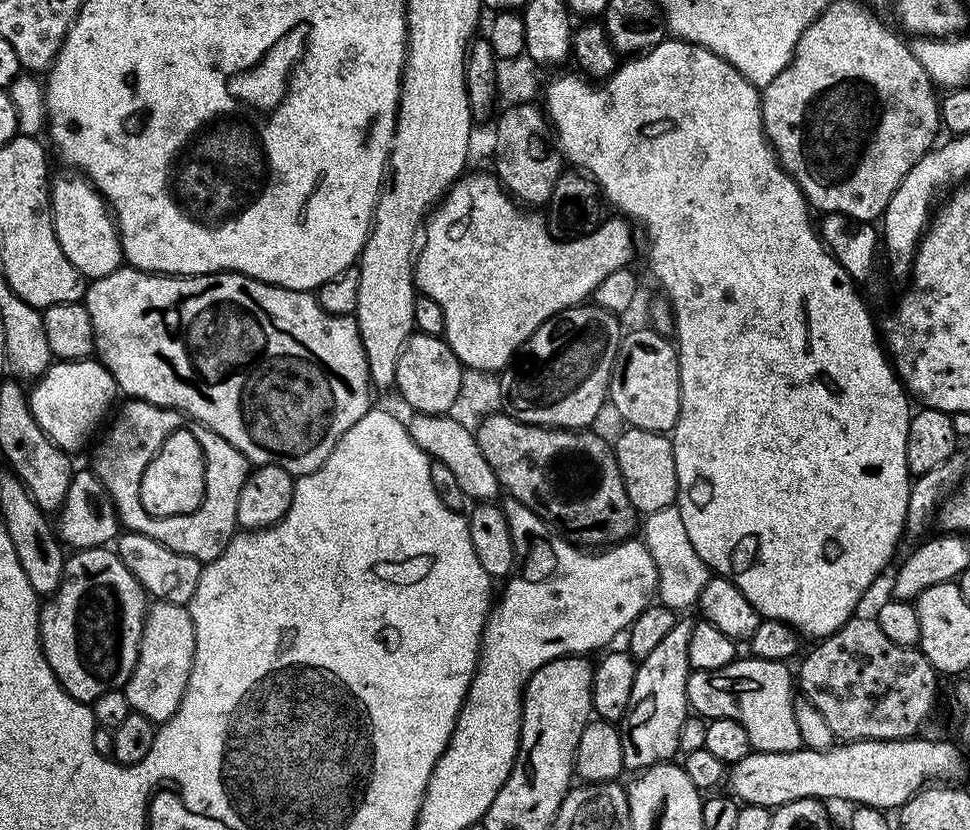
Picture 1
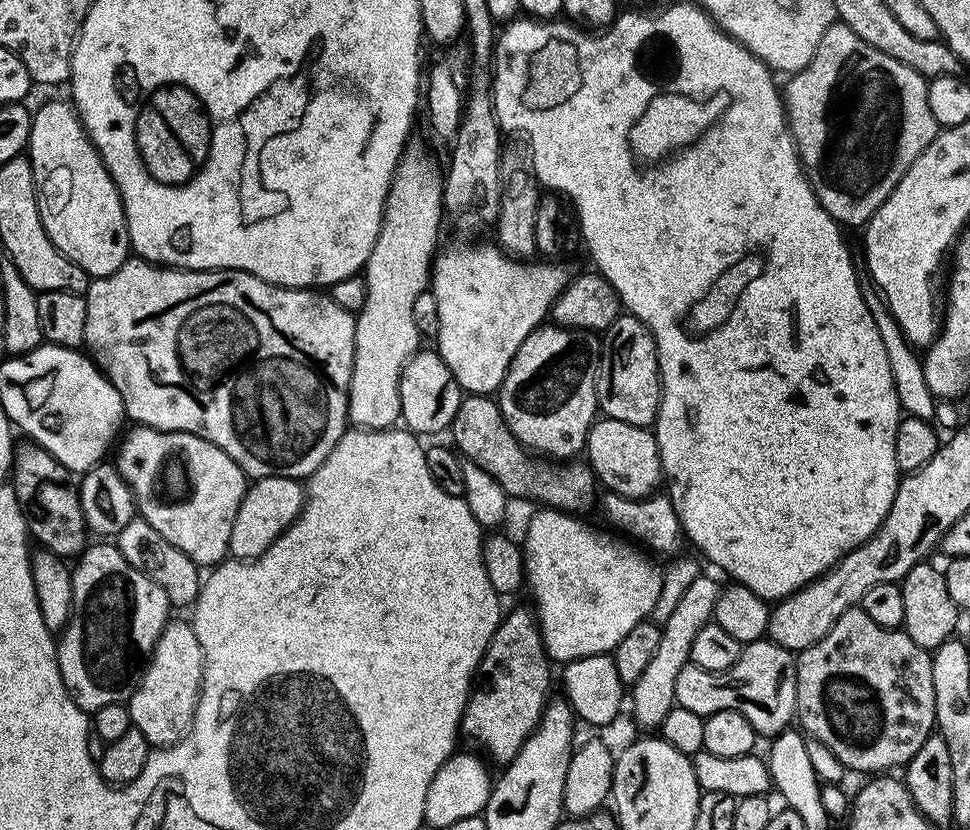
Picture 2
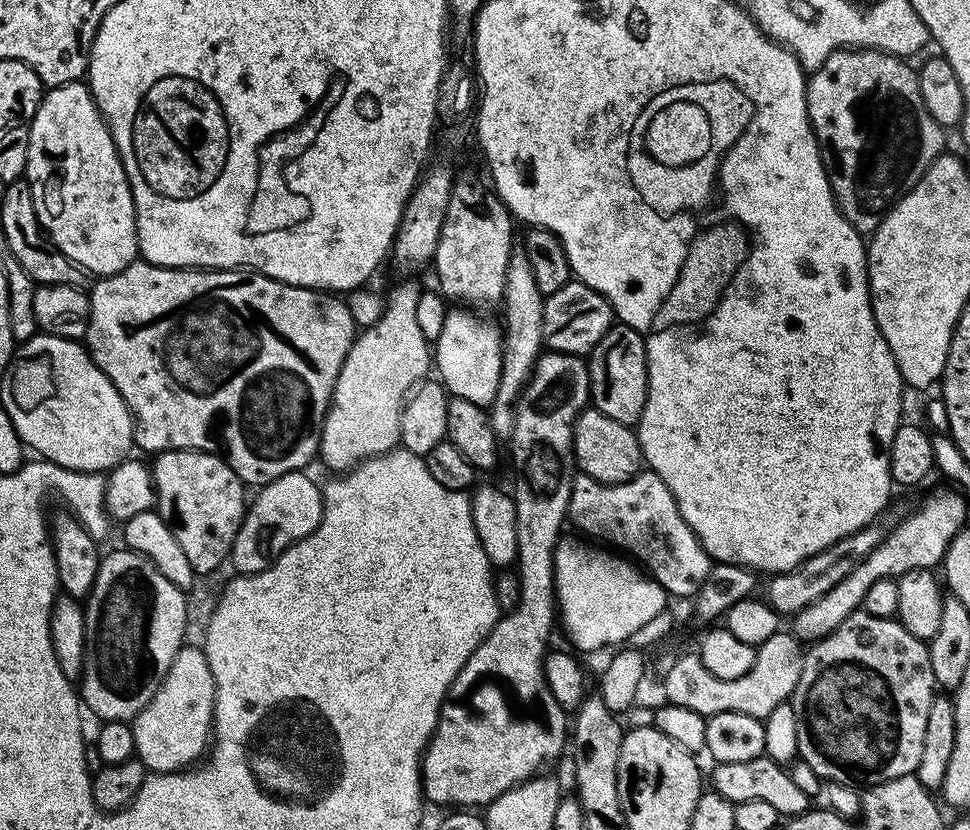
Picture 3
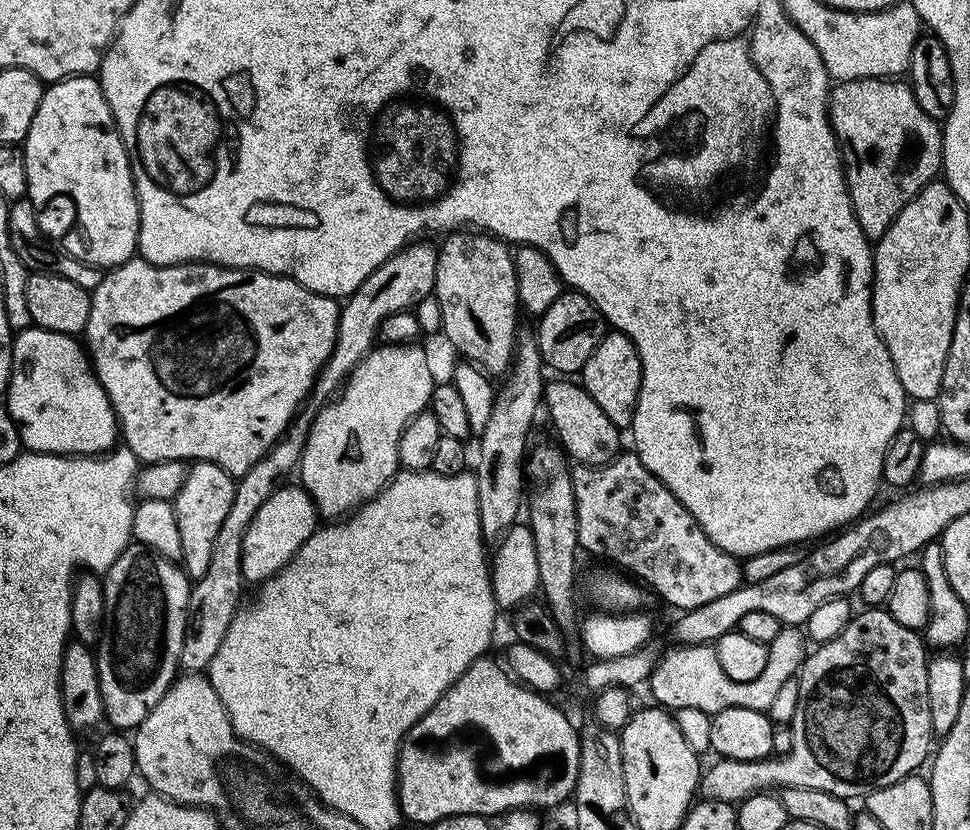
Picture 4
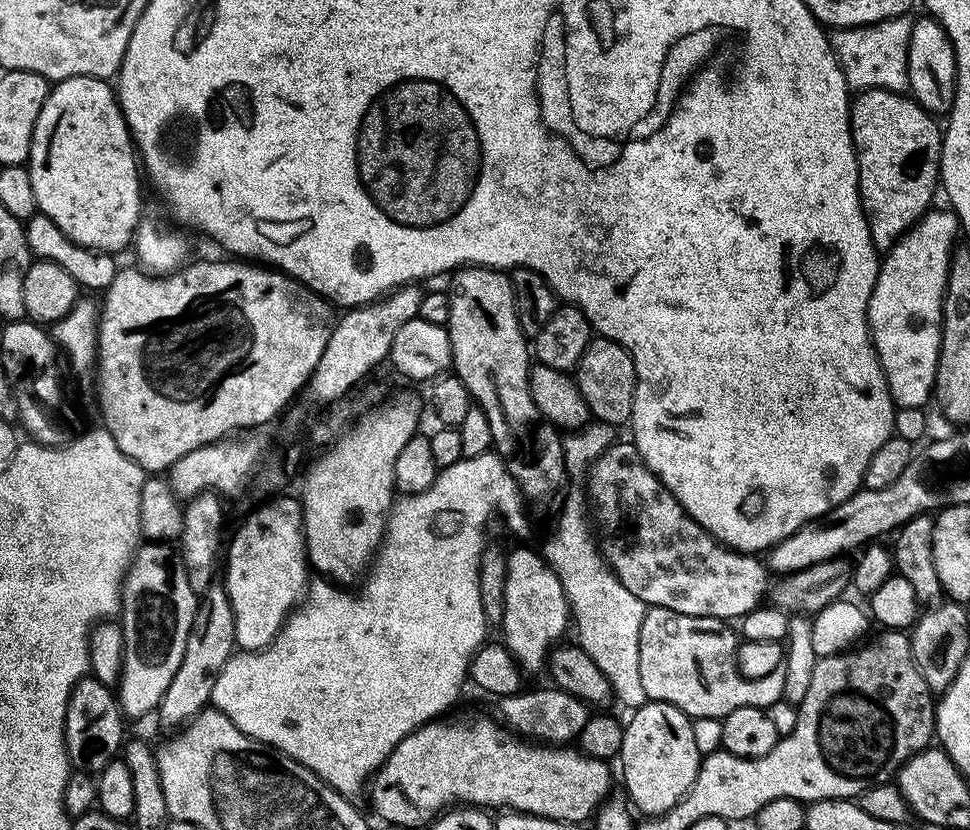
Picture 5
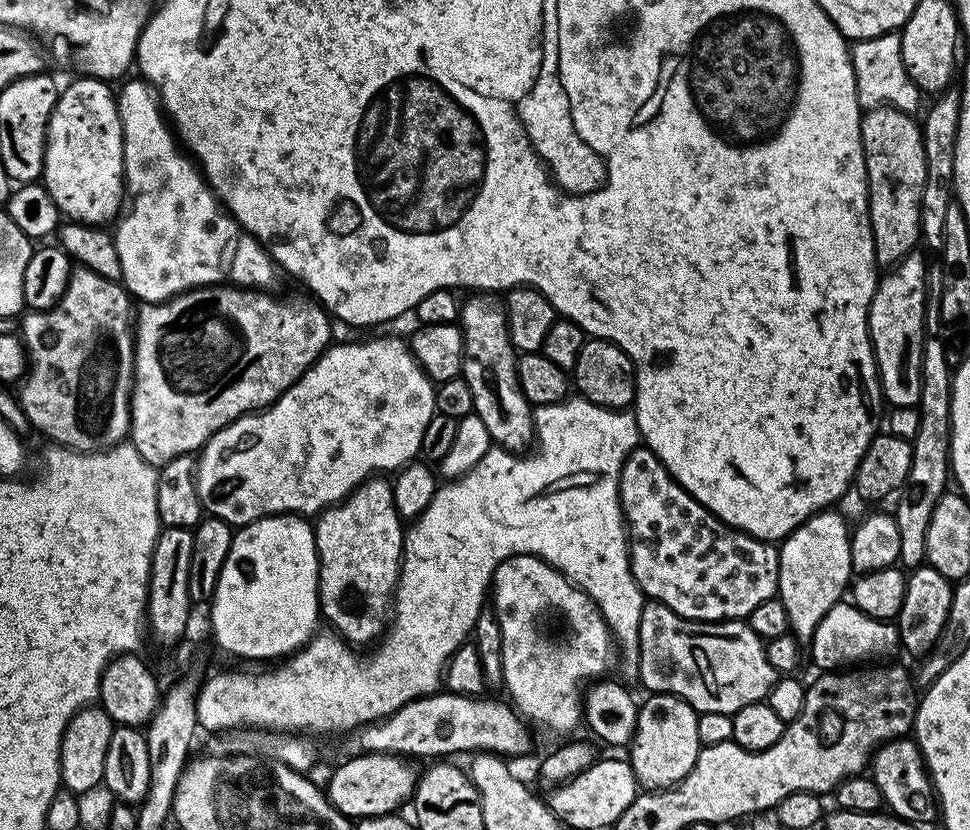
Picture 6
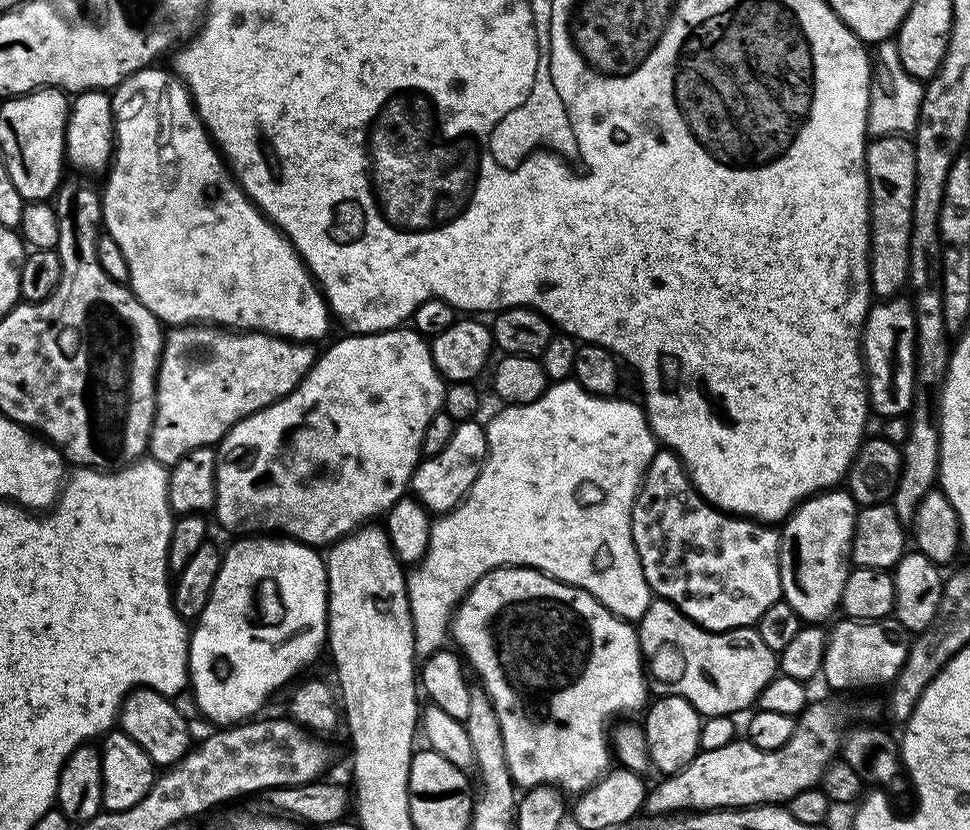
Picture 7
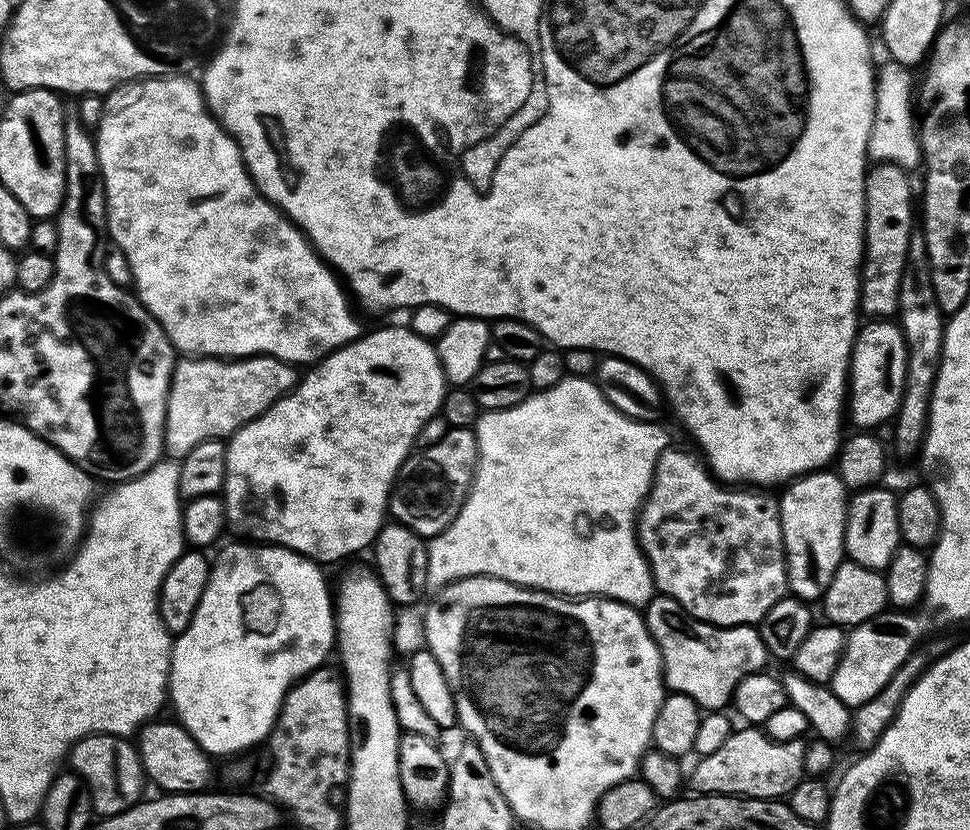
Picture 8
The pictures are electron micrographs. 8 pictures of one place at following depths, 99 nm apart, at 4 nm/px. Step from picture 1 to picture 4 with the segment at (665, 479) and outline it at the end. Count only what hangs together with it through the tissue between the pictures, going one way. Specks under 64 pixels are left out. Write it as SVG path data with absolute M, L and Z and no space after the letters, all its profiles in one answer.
M568 378L554 379L558 380L549 379L544 385L542 404L545 409L548 407L548 416L552 419L552 428L556 431L555 439L559 447L576 464L599 466L608 464L615 456L621 455L621 429L616 428L610 418L606 418L598 402L594 402L594 398L590 398L588 391L579 383L571 384L568 381L571 379Z

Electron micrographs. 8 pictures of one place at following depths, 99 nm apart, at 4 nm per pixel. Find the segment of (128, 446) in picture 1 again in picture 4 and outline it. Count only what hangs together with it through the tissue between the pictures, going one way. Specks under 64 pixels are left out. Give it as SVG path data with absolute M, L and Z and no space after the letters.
M197 460L185 471L184 481L178 490L174 507L178 518L178 534L182 534L182 567L189 581L195 582L210 567L210 554L214 554L214 538L226 514L230 514L230 502L234 502L236 480L217 464Z

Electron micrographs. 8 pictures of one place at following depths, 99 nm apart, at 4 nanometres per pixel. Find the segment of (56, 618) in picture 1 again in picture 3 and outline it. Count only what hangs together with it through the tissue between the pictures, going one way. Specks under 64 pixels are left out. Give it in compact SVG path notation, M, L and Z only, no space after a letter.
M123 550L124 552L112 552L103 557L98 566L98 576L94 578L94 586L89 590L84 605L84 621L86 622L86 642L84 643L84 671L81 672L78 681L78 695L82 701L83 707L88 708L96 716L101 716L101 721L123 720L131 722L136 719L146 705L150 702L150 698L154 698L156 691L160 689L160 684L166 678L166 674L170 670L170 666L174 662L174 658L178 654L178 650L185 647L184 631L188 628L188 604L184 601L186 596L185 589L174 586L174 582L170 582L170 578L165 578L162 574L158 574L158 570L152 565L145 556L139 556L137 552L131 550Z

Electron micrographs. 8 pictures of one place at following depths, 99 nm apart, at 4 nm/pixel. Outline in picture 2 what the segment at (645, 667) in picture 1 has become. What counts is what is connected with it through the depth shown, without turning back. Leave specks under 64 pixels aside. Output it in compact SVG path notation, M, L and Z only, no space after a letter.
M700 574L694 578L690 586L686 587L677 609L662 625L661 641L658 642L653 658L630 688L632 716L642 727L659 729L668 711L676 704L676 679L692 659L690 646L694 646L694 638L698 635L698 630L702 630L702 626L706 626L712 620L712 611L718 602L721 589L721 582L719 583L712 576Z

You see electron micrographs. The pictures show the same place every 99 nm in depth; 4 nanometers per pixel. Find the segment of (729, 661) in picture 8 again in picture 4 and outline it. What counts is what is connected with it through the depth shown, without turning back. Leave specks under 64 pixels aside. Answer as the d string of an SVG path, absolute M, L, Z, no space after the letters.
M781 627L778 638L768 645L766 670L754 678L754 682L734 682L722 674L722 666L718 666L715 647L711 643L698 645L673 646L668 653L664 652L656 661L651 674L650 687L657 705L668 710L694 706L694 710L706 713L721 712L734 706L746 706L750 710L765 711L778 689L788 680L793 679L804 665L806 655L806 636L799 627Z

